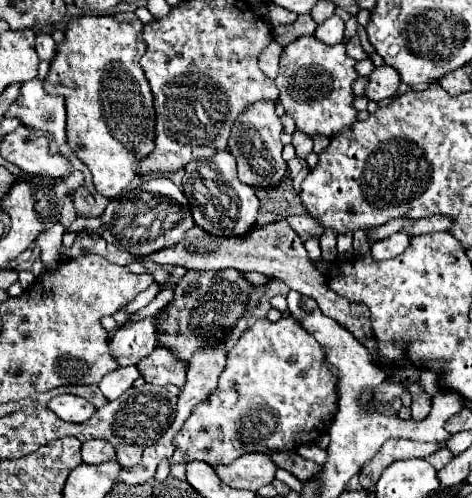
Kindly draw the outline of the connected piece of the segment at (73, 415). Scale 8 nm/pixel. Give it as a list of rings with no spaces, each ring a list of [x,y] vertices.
[[[58,395],[48,401],[48,409],[52,413],[56,413],[56,417],[60,417],[62,421],[68,421],[68,423],[84,423],[96,411],[92,403],[88,403],[86,399],[76,397],[76,395]]]

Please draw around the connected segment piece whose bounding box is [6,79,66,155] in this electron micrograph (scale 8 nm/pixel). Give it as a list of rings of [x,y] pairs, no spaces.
[[[42,81],[22,83],[18,99],[6,111],[6,117],[18,117],[22,125],[36,133],[50,135],[50,151],[60,153],[66,145],[66,109],[62,97],[44,93]]]

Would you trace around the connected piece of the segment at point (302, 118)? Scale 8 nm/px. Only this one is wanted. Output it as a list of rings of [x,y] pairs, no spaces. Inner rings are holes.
[[[300,37],[288,47],[284,47],[282,57],[280,57],[280,73],[276,77],[276,87],[280,89],[280,103],[286,109],[286,113],[296,121],[298,131],[316,137],[316,135],[326,135],[332,137],[336,135],[342,127],[354,125],[356,123],[356,109],[352,107],[352,83],[358,79],[358,73],[354,69],[356,61],[346,55],[346,47],[342,43],[338,45],[324,45],[316,37]]]

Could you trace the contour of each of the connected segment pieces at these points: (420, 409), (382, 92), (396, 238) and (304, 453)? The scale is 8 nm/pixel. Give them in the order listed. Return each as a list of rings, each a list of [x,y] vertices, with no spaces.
[[[418,381],[410,383],[408,391],[412,395],[412,407],[410,407],[412,409],[412,419],[422,421],[430,413],[430,399],[432,397],[422,389],[422,385]]]
[[[376,67],[370,77],[368,77],[368,85],[364,91],[364,97],[368,97],[368,101],[382,101],[388,99],[396,93],[400,85],[400,75],[392,69],[392,67]]]
[[[394,233],[394,235],[390,235],[388,239],[374,243],[370,255],[372,255],[372,259],[376,259],[376,261],[392,259],[392,257],[404,253],[404,249],[406,249],[408,245],[410,245],[410,237],[408,237],[408,235],[402,235],[402,233],[398,235],[398,233]]]
[[[315,443],[310,445],[301,445],[296,452],[303,458],[314,461],[319,465],[323,465],[327,458],[327,451],[321,449]]]

